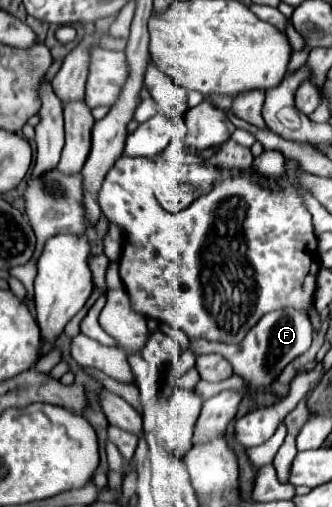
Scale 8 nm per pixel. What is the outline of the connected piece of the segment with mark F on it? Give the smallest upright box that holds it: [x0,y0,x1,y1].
[191,309,313,389]

